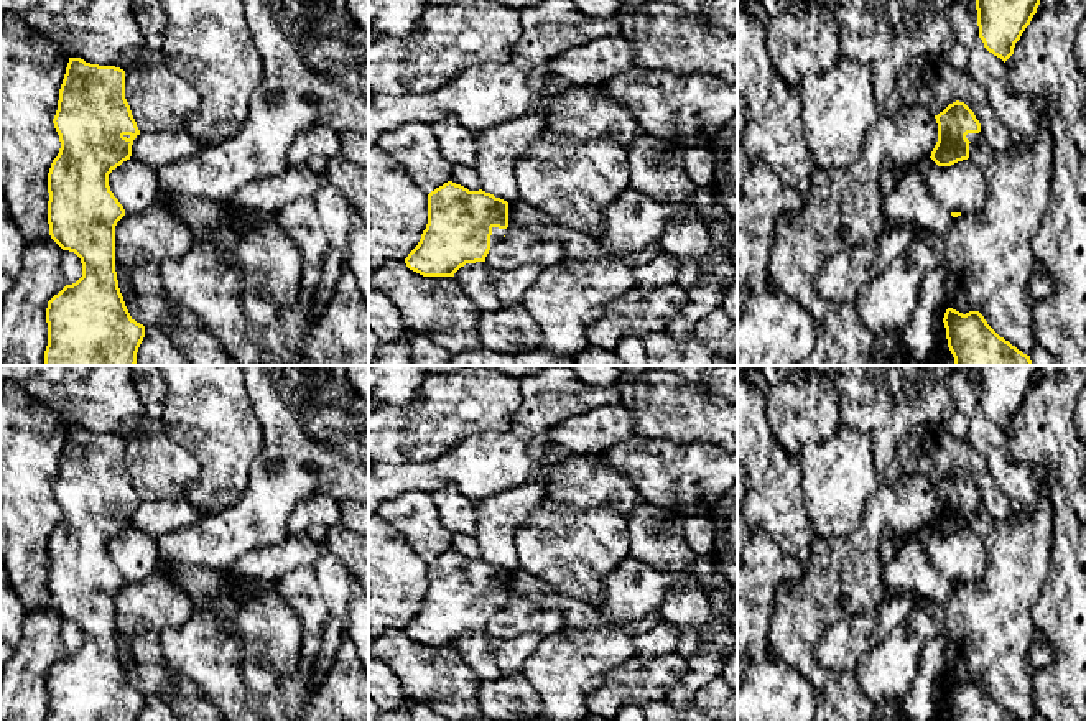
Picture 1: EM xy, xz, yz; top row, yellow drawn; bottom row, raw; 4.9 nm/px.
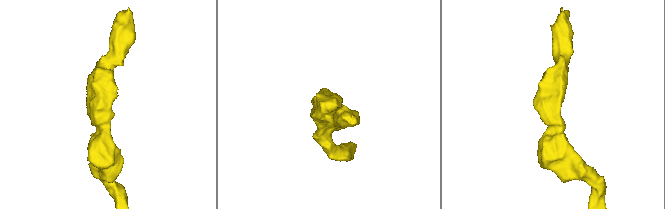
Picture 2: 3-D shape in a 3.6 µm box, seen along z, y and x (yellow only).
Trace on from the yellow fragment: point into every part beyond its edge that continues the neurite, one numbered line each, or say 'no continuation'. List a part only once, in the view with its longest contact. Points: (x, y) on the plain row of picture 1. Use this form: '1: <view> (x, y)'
1: xz (497, 603)

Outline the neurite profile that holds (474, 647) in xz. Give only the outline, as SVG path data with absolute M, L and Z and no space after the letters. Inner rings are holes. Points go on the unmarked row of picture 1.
M485 630L466 632L454 642L454 649L480 681L502 678L502 670L490 649L490 635Z

